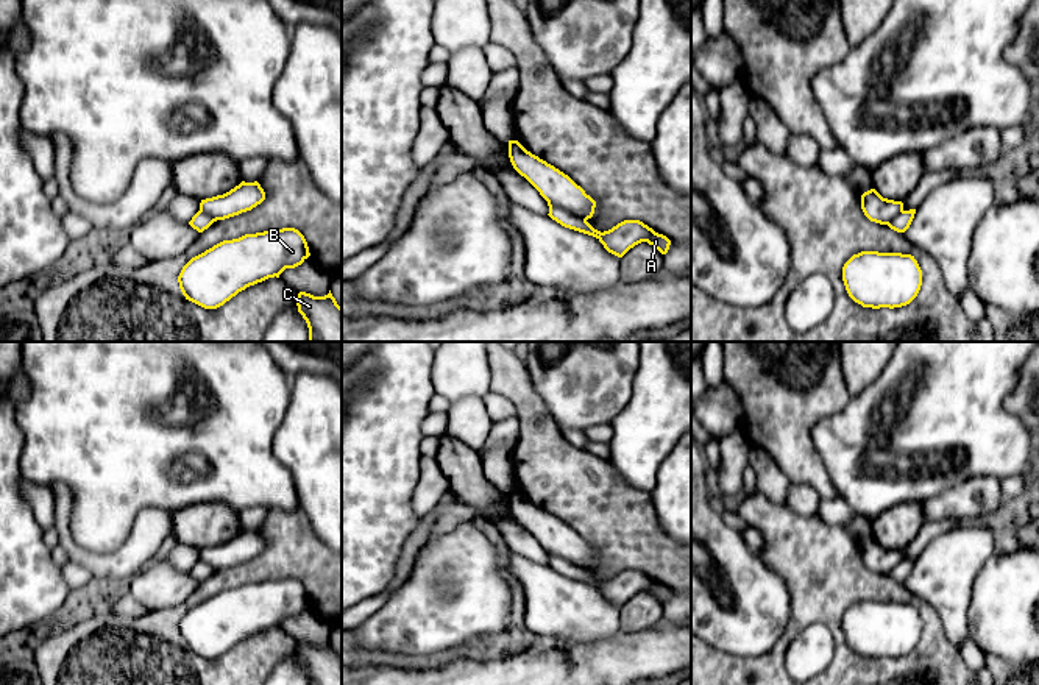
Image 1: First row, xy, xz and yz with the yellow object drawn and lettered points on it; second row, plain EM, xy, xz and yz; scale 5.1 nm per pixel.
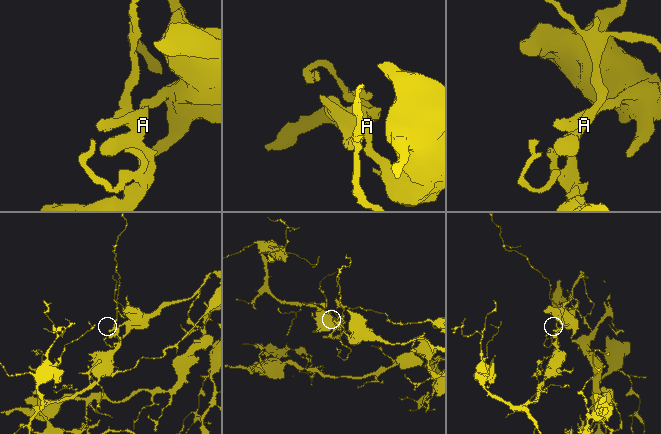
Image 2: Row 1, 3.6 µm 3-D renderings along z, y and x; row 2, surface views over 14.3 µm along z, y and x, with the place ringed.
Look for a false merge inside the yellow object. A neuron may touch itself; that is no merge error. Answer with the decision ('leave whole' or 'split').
split

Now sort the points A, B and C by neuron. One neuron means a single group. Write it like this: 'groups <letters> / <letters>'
groups A / B C

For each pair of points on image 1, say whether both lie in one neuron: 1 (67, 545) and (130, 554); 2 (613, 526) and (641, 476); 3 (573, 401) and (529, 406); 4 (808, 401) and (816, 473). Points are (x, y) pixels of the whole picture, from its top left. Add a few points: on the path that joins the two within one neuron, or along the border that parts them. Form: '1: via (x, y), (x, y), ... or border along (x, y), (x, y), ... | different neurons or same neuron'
1: via (83, 557), (88, 560), (114, 560) | same neuron
2: border along (609, 462), (631, 486), (651, 492) | different neurons
3: border along (528, 372), (532, 387), (560, 431) | different neurons
4: via (801, 418), (801, 456) | same neuron

